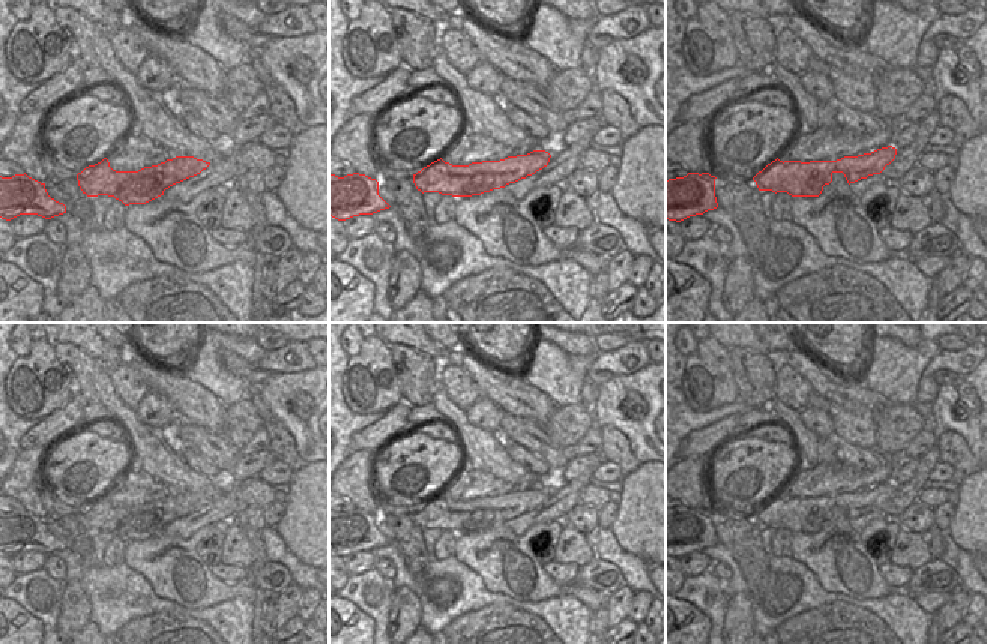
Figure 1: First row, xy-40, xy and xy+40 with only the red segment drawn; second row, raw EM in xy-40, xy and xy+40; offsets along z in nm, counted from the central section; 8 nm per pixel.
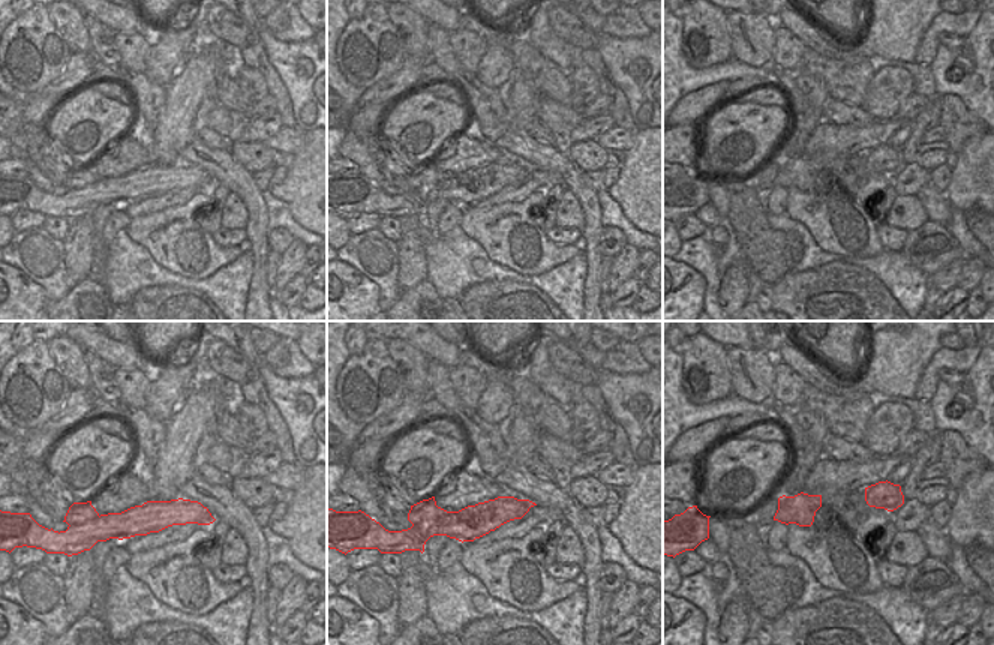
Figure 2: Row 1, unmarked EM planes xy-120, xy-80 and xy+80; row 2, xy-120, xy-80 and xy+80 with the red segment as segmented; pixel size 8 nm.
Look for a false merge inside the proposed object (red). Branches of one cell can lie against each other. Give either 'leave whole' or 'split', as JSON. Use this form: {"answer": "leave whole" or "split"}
{"answer": "split"}

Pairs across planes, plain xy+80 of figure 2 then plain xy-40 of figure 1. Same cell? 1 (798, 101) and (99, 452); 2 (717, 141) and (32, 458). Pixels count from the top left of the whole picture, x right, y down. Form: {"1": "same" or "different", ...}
{"1": "different", "2": "different"}

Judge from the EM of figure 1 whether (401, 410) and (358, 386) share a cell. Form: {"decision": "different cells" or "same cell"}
{"decision": "different cells"}

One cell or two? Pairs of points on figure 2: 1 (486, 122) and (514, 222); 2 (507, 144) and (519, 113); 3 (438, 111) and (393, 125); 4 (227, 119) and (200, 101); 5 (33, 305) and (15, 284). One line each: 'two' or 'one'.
1: two
2: two
3: one
4: two
5: one

